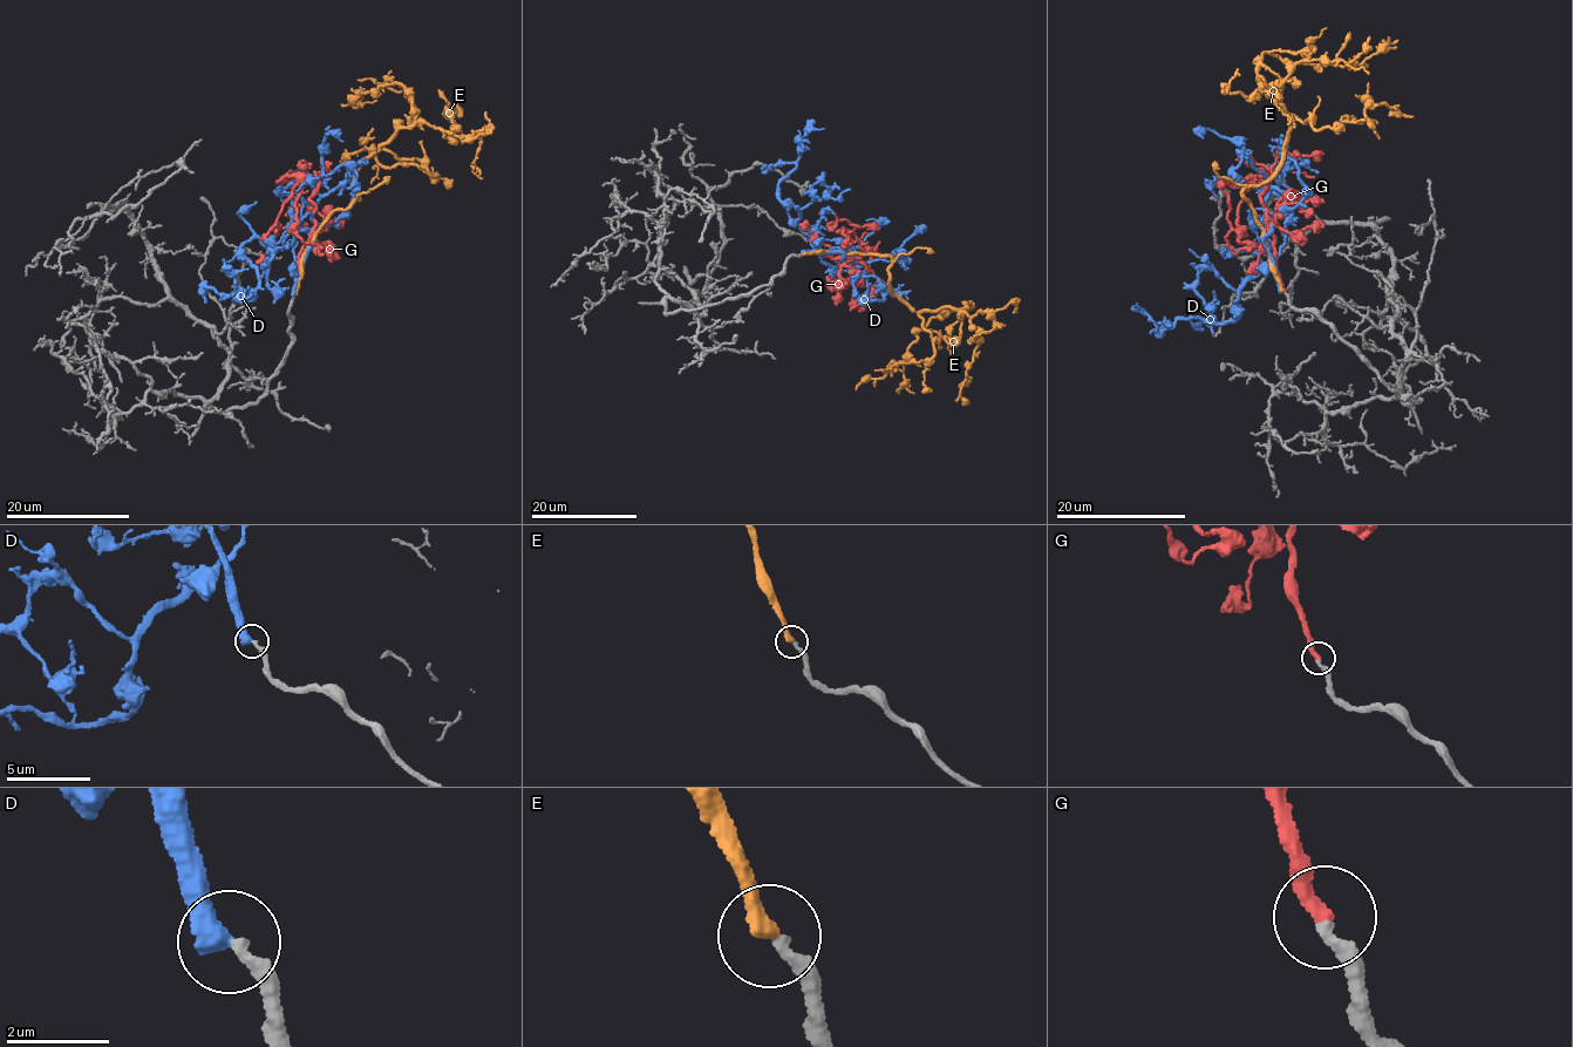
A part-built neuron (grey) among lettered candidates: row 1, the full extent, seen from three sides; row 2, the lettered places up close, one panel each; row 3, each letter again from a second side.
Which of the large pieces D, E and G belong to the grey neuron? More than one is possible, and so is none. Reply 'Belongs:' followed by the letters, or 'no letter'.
Belongs: G

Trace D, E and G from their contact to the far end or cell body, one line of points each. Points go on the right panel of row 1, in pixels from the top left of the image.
D: (1282, 292), (1264, 237), (1268, 224), (1261, 229), (1273, 247), (1262, 245), (1234, 320), (1157, 324), (1135, 306)
E: (1284, 292), (1243, 196), (1280, 163), (1292, 120), (1258, 67), (1265, 53), (1356, 65), (1398, 40)
G: (1285, 290), (1261, 199), (1268, 169), (1241, 187), (1221, 179), (1232, 253)

